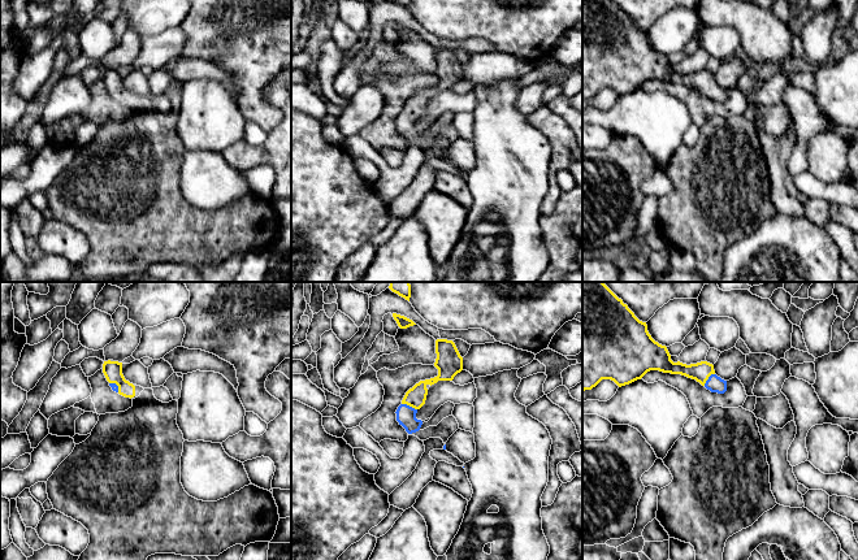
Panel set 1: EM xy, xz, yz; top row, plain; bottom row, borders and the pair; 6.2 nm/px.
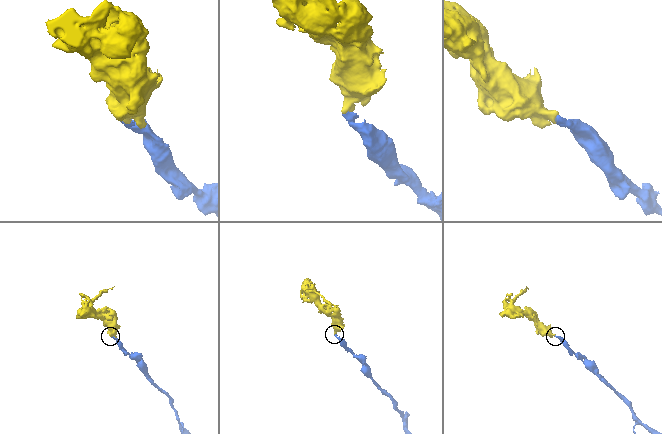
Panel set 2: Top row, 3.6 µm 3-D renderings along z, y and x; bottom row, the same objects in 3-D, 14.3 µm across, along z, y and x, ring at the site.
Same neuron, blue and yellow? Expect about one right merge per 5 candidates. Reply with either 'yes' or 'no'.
yes

